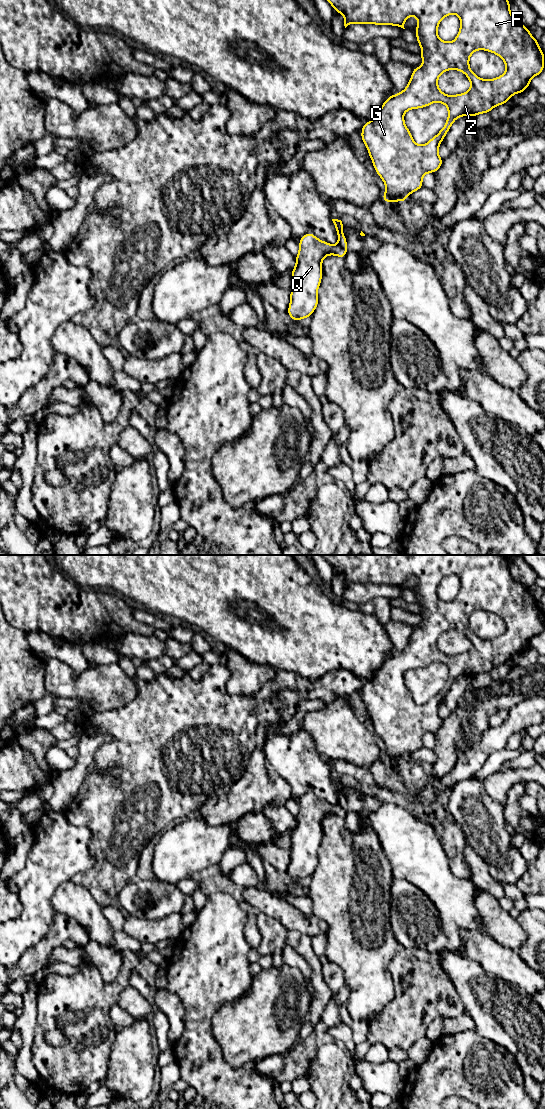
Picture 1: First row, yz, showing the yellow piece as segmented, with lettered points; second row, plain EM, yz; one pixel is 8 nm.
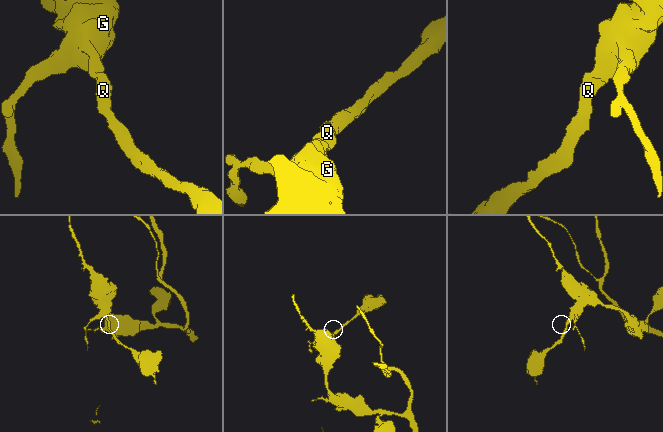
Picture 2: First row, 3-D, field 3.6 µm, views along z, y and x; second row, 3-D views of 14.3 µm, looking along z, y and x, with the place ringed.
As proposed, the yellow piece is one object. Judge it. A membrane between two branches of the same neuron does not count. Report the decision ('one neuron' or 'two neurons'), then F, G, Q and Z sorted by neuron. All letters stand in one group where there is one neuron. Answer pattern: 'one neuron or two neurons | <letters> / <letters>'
one neuron | F G Q Z

